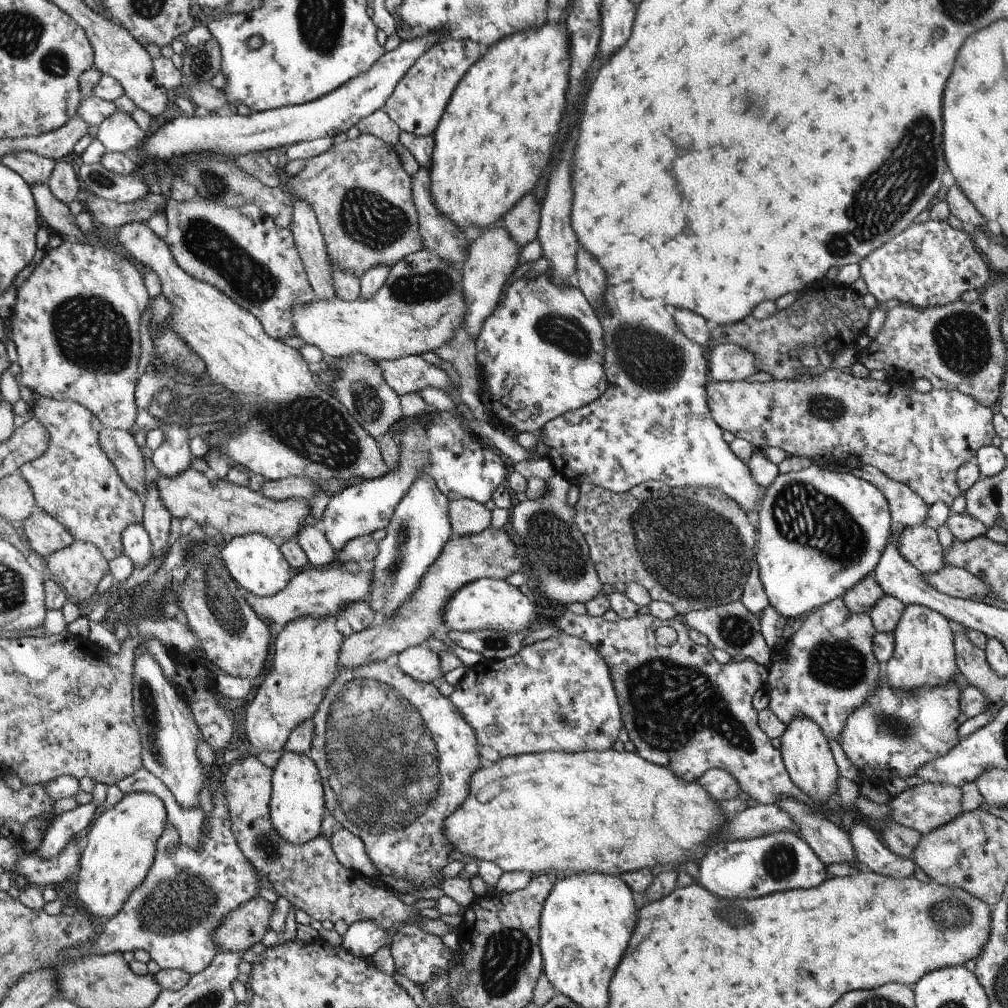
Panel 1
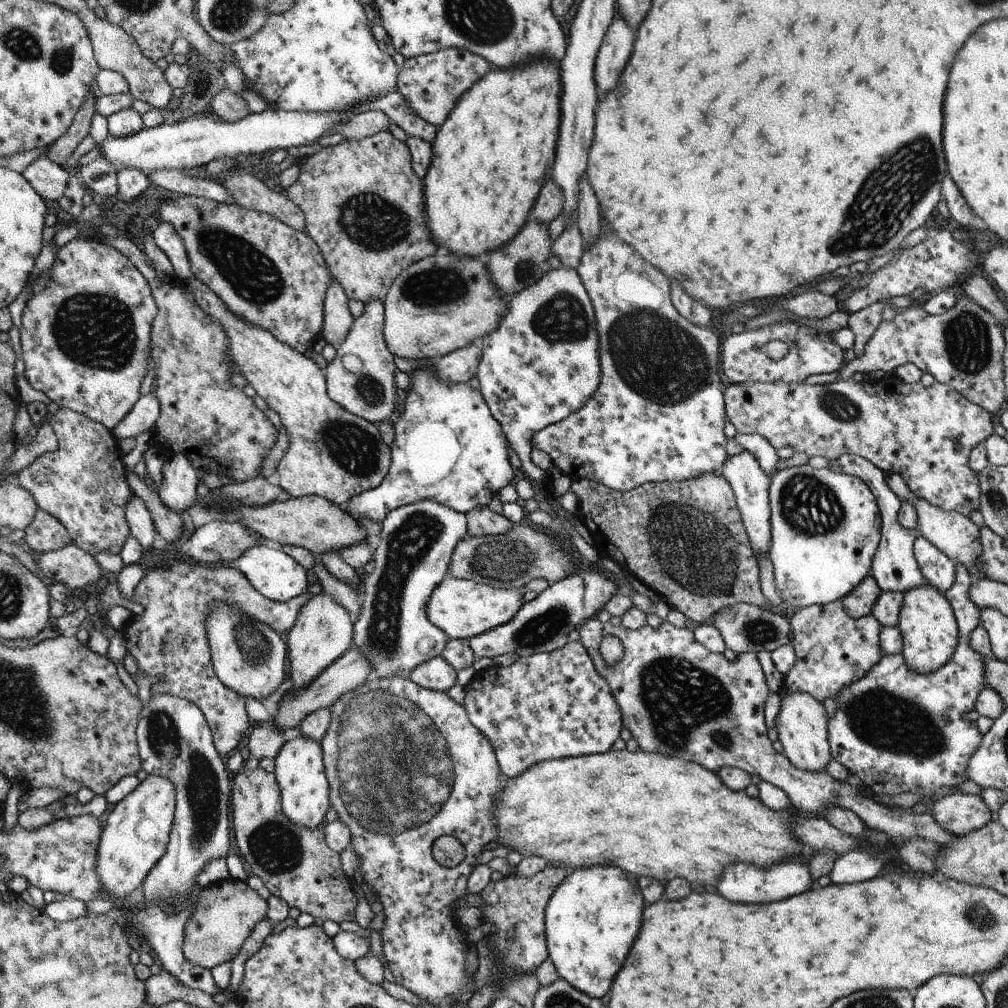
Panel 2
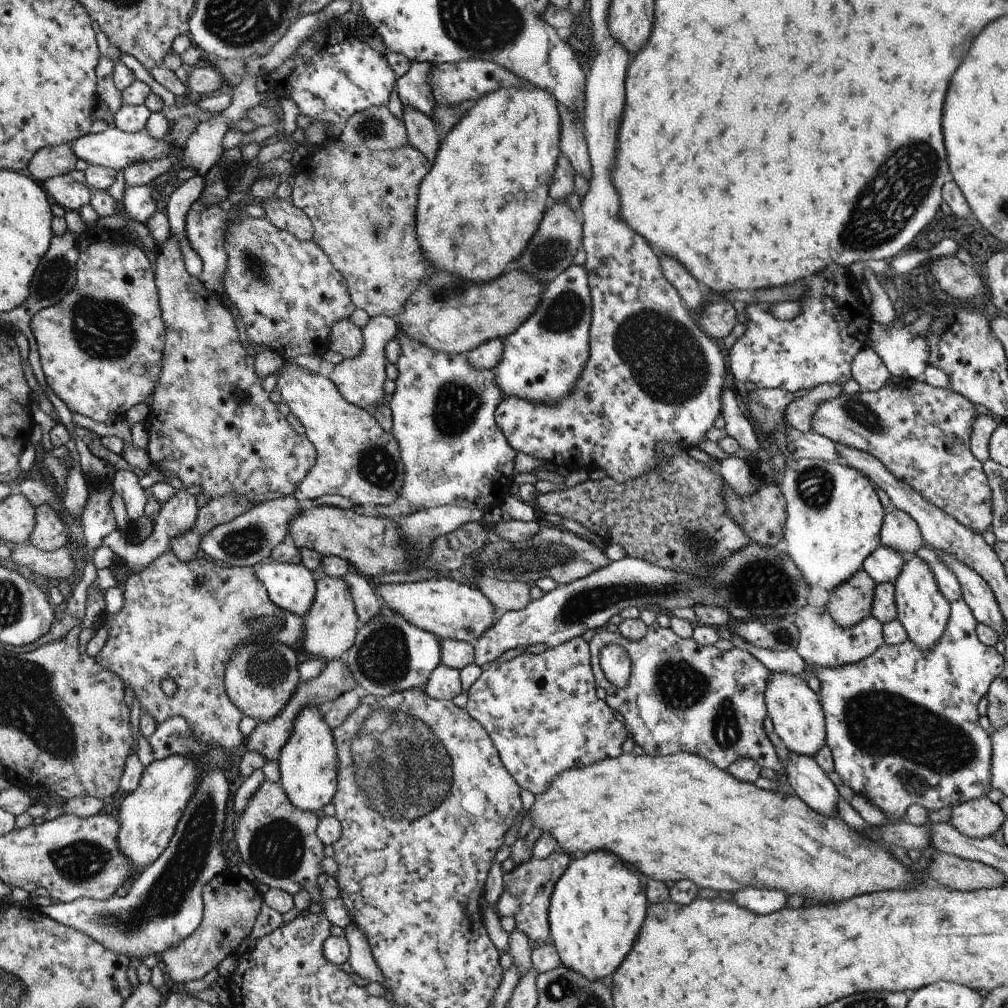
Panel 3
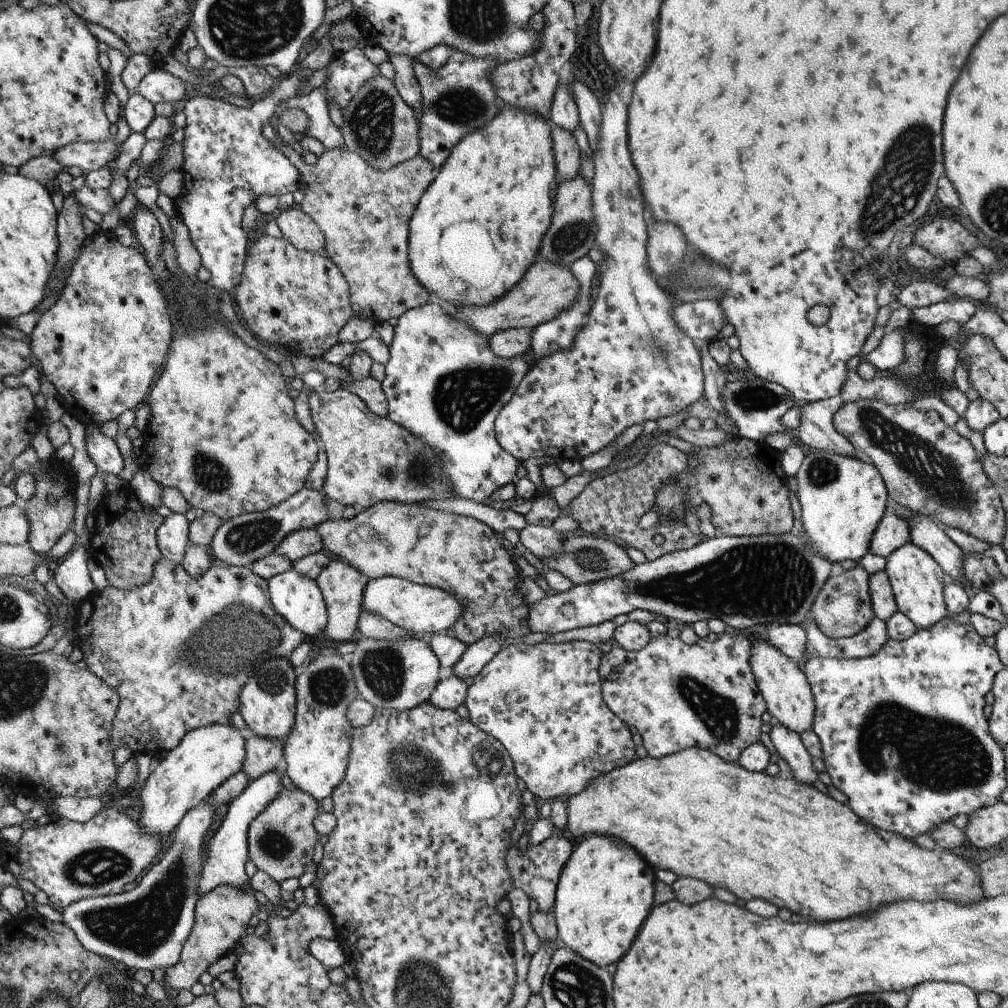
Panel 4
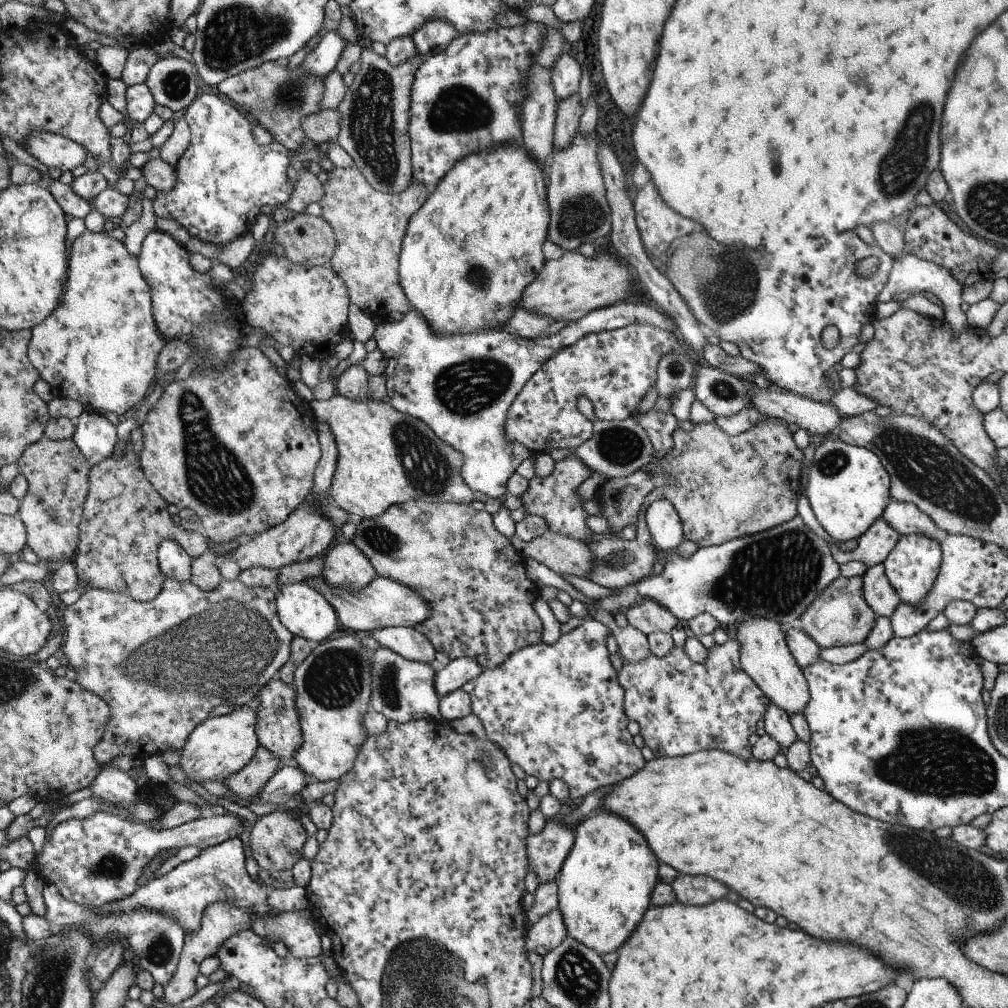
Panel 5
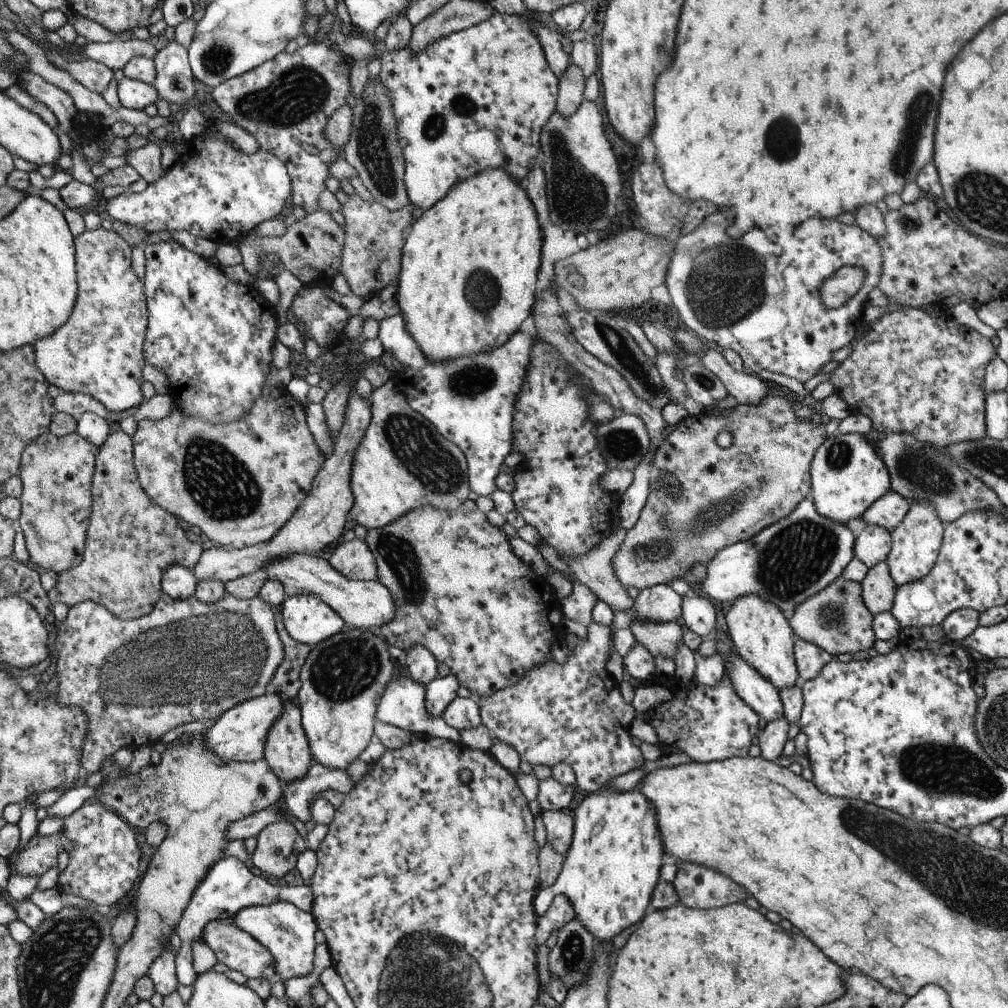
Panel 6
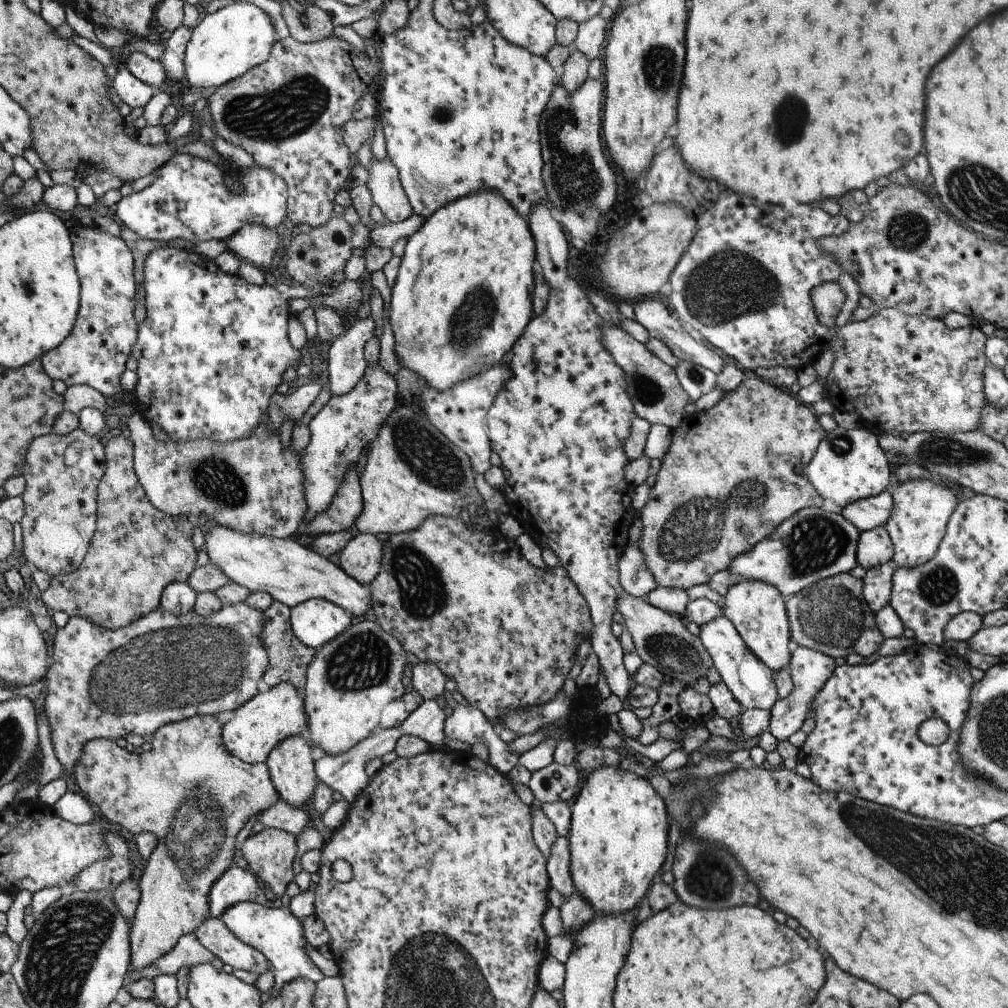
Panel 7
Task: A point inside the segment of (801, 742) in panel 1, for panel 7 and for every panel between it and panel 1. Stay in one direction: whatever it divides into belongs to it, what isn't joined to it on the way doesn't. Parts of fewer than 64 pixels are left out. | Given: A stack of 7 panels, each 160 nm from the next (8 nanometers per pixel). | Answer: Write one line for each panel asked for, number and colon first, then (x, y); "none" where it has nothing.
2: (802, 723)
3: (795, 710)
4: (787, 694)
5: (764, 655)
6: (761, 634)
7: (757, 609)

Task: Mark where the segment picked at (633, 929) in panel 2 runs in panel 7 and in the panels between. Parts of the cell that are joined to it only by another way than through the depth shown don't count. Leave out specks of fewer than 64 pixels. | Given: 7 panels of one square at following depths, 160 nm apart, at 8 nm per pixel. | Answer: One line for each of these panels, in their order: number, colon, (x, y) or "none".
3: (597, 908)
4: (605, 894)
5: (605, 886)
6: (614, 861)
7: (618, 840)

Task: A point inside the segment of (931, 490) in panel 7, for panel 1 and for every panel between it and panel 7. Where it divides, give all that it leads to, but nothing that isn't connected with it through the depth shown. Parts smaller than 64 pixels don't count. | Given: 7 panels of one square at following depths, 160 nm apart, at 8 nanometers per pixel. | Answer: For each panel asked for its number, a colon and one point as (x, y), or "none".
1: (924, 654)
2: (927, 623)
3: (921, 608)
4: (918, 582)
5: (912, 566)
6: (916, 541)

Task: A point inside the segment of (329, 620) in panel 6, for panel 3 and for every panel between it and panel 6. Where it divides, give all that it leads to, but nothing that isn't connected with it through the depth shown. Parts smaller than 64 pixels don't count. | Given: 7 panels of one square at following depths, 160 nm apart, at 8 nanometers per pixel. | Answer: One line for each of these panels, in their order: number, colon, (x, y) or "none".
3: (292, 586)
4: (297, 598)
5: (306, 612)

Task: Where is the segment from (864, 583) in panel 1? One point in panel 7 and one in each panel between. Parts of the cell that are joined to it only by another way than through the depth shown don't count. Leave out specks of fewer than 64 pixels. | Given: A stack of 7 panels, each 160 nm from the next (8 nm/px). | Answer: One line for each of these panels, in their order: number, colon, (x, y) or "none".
2: (860, 601)
3: (851, 603)
4: (843, 608)
5: (840, 616)
6: (836, 619)
7: (831, 616)

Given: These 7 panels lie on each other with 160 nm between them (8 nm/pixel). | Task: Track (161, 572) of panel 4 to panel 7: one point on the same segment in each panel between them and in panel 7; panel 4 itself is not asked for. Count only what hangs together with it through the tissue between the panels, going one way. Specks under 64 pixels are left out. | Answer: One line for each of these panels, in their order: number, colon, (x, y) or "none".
5: (162, 666)
6: (185, 661)
7: (162, 668)

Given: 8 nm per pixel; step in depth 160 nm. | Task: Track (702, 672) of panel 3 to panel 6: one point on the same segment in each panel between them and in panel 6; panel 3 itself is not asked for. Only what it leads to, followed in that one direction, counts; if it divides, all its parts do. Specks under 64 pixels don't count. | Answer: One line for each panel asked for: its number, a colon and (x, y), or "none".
4: (678, 696)
5: (682, 707)
6: (707, 723)

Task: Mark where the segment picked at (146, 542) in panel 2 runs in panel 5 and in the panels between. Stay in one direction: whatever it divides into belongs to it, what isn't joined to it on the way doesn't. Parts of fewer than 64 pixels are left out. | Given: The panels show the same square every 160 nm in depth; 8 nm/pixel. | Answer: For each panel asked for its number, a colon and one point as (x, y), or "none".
3: (132, 497)
4: (103, 451)
5: (96, 437)

